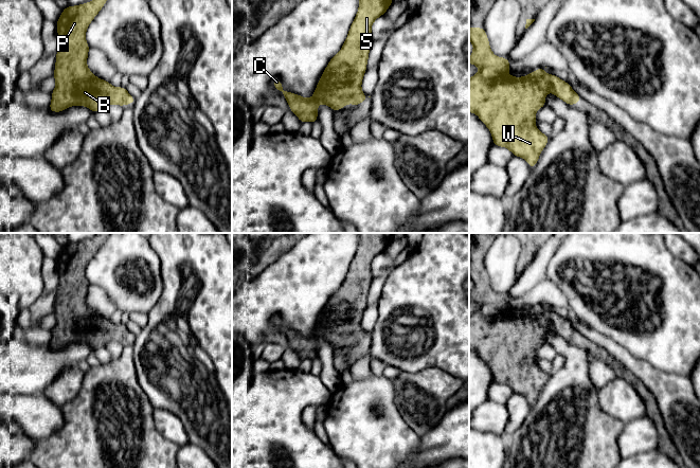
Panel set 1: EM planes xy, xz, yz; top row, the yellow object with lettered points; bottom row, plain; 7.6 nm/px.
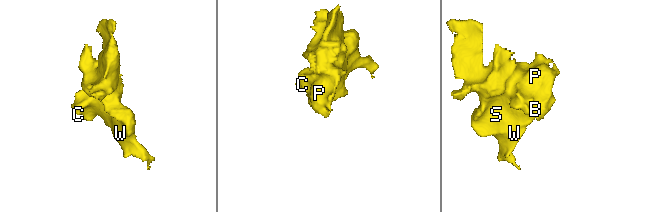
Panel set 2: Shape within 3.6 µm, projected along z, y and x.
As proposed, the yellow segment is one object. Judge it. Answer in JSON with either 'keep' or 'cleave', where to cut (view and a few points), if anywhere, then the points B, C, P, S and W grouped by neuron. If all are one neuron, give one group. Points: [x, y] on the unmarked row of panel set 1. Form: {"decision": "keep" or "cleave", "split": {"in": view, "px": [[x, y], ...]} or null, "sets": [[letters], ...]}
{"decision": "keep", "split": null, "sets": [["B", "C", "P", "S", "W"]]}

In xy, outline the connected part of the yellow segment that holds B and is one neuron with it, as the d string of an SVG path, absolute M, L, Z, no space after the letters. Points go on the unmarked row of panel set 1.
M96 233L91 239L69 242L56 258L59 284L53 310L56 324L51 330L51 349L61 349L70 343L87 343L94 350L108 342L123 344L136 340L126 325L114 325L108 318L97 316L87 304L90 284L85 271L108 235Z

